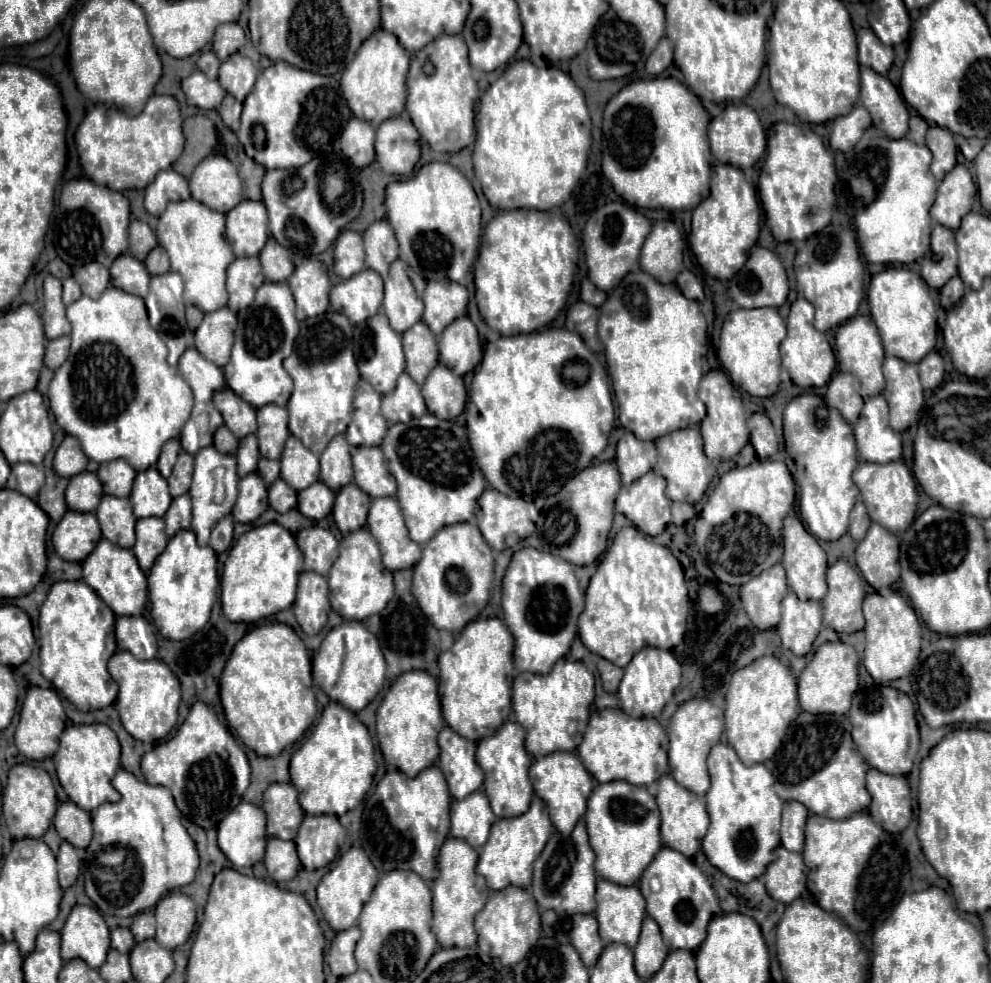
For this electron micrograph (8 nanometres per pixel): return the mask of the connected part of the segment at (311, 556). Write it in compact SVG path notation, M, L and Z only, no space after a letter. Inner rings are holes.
M320 526L302 528L296 534L296 542L304 556L304 570L328 574L332 562L338 558L338 542L334 534Z

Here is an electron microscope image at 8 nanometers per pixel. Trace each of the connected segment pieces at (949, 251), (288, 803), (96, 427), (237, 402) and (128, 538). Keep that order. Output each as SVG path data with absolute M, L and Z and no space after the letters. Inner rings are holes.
M940 224L932 230L932 248L922 258L922 278L930 288L942 288L952 276L958 274L954 232Z
M270 784L264 792L262 810L266 814L266 832L280 840L294 840L304 818L298 794L292 784Z
M110 286L98 300L88 296L78 298L66 308L66 316L72 324L72 348L68 360L56 370L48 388L50 410L58 426L80 440L90 460L110 462L124 458L138 472L156 466L162 444L170 438L178 438L184 422L190 418L192 390L178 370L168 366L168 348L148 324L144 300Z
M218 390L214 394L214 406L222 414L224 424L232 430L232 434L236 434L238 440L256 432L256 408L242 398L236 398L232 390Z
M104 496L98 510L96 510L102 536L108 538L116 546L132 548L134 538L134 514L132 514L132 502L128 498L116 498L116 496Z

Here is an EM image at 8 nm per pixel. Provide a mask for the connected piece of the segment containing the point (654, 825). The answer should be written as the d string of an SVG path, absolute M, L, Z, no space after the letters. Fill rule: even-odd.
M628 782L598 784L588 798L584 822L590 836L590 846L596 852L596 874L614 884L636 884L648 862L652 862L654 854L662 848L660 812L654 796Z

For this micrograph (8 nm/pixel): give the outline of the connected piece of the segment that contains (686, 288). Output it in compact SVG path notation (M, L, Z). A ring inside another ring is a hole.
M690 270L680 272L680 278L676 278L676 284L680 286L680 290L686 298L692 298L692 300L698 300L698 302L704 300L704 288Z

